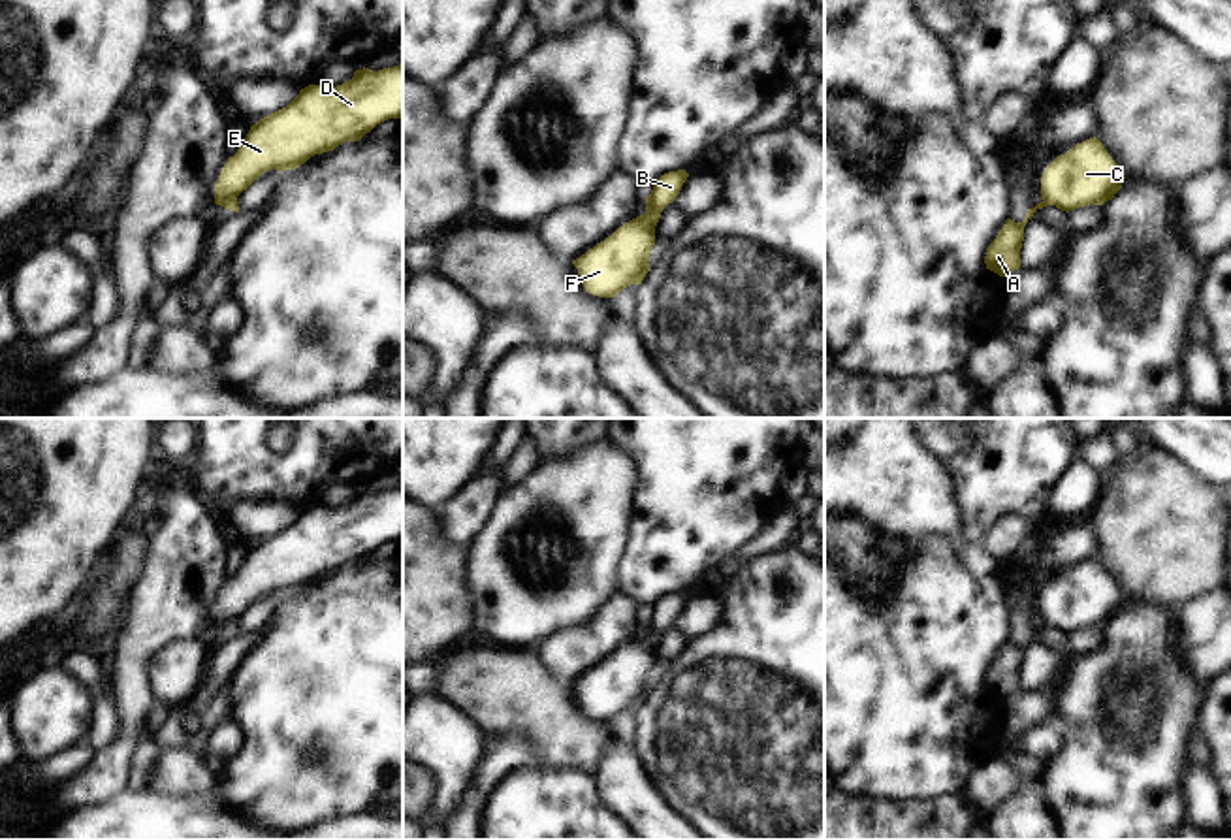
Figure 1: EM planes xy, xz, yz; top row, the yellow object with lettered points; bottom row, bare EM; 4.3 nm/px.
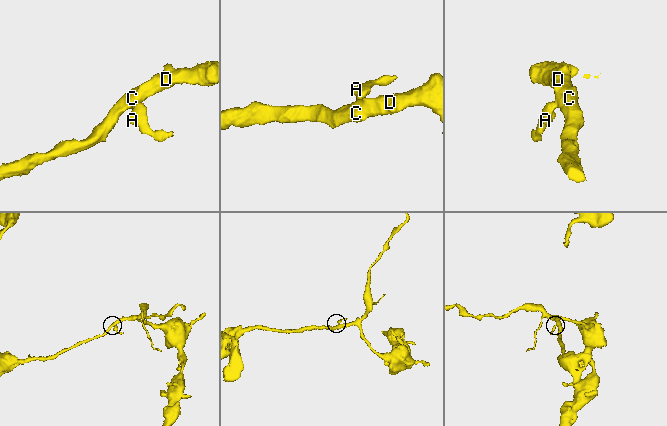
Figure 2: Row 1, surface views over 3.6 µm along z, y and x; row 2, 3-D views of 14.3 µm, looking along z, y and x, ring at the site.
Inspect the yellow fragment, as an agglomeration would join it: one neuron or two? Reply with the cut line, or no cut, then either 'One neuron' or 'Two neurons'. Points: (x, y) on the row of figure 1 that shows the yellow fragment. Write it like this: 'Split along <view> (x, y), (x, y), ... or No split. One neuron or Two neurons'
Split along xz (642, 215), (655, 225). Two neurons.

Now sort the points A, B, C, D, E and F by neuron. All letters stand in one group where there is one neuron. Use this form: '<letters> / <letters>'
A B / C D E F

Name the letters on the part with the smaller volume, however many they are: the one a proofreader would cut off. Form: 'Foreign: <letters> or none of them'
Foreign: A, B.

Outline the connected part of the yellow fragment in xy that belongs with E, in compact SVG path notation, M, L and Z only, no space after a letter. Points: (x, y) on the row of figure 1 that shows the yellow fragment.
M403 62L373 72L356 70L343 85L309 85L282 109L260 119L215 183L215 203L237 198L269 170L296 170L311 156L333 151L346 141L360 141L376 124L403 117Z

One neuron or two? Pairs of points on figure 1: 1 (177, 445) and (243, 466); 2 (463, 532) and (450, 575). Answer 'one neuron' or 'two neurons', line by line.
1: two neurons
2: two neurons

